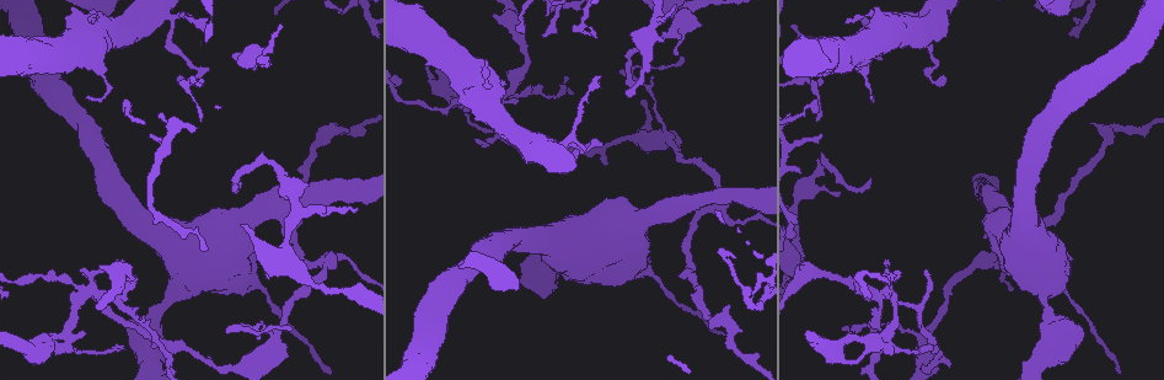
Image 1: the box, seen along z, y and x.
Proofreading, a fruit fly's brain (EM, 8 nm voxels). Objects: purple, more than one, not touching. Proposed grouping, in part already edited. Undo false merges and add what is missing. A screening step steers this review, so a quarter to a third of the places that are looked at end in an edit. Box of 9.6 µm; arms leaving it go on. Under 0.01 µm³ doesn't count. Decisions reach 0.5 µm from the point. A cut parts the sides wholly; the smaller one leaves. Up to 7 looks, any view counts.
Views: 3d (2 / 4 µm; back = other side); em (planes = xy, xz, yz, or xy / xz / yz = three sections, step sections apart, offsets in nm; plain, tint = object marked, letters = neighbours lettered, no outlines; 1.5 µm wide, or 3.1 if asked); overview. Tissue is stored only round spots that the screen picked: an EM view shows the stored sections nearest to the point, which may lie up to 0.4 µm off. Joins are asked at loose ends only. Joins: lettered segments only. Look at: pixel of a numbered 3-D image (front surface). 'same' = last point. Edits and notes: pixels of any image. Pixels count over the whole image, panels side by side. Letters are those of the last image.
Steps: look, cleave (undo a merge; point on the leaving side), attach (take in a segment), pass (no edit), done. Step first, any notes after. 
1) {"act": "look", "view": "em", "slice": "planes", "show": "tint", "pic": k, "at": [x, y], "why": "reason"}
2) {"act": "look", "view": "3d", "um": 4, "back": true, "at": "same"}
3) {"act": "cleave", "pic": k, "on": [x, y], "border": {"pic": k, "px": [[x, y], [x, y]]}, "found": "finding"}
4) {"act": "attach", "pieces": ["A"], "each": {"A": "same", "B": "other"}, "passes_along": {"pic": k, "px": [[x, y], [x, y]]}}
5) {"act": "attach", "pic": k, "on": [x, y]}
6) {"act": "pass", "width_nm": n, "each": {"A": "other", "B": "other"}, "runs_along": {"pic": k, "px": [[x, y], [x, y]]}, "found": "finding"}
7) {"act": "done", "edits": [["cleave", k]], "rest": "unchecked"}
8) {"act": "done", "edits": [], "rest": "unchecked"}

{"act": "look", "view": "3d", "um": 4, "pic": 1, "at": [891, 292], "why": "narrows sharply"}

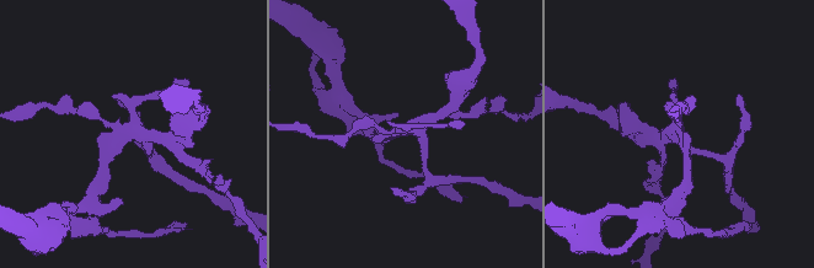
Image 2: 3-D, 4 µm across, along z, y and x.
{"act": "look", "view": "em", "slice": "planes", "show": "tint", "pic": 2, "at": [679, 137]}

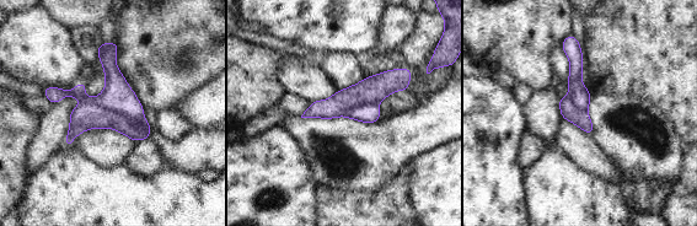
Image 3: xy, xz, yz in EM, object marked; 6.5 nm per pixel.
{"act": "look", "view": "em", "slice": "planes", "show": "letters", "at": "same"}

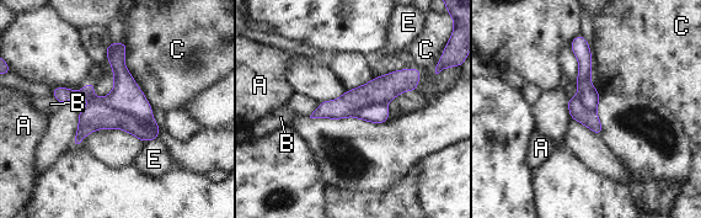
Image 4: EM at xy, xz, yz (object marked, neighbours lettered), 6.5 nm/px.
{"act": "cleave", "pic": 4, "on": [97, 115], "each": {"A": "other", "B": "other", "C": "other", "E": "other"}, "part_leaving": {"pic": 4, "px": [[416, 74], [315, 115]]}, "found": "two neurons meet here"}

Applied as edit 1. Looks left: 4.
{"act": "look", "view": "overview", "why": "redraw"}

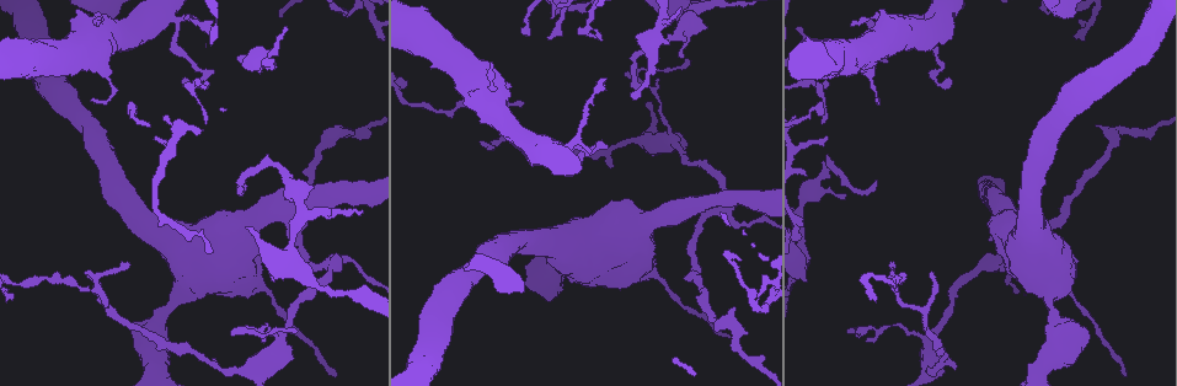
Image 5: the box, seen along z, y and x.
{"act": "look", "view": "em", "slice": "planes", "show": "letters", "pic": 5, "at": [821, 122], "why": "thin end"}

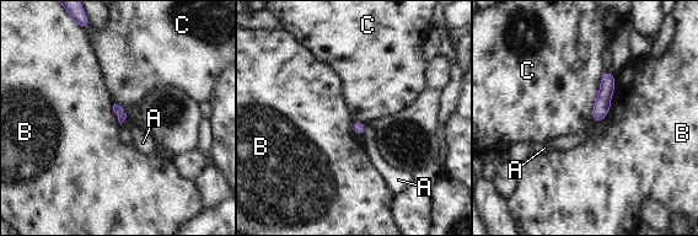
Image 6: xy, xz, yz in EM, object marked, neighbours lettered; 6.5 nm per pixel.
{"act": "pass", "width_nm": 60, "longest_contact_nm": ["C", 340], "each": {"A": "other", "B": "other", "C": "other"}, "found": "none of them fits"}

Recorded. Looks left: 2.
{"act": "look", "view": "em", "slice": "planes", "show": "letters", "pic": 5, "at": [884, 62]}

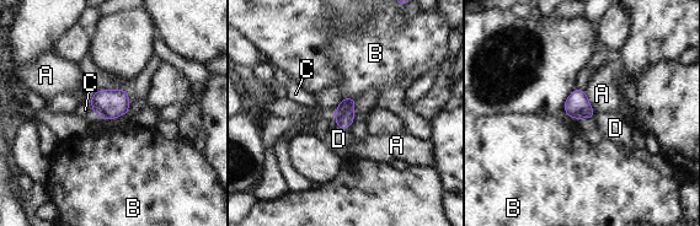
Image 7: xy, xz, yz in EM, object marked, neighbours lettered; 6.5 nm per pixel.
{"act": "attach", "pieces": ["D"], "longest_contact_nm": ["A", 170], "each": {"A": "other", "B": "other", "C": "other", "D": "same"}, "passes_along": {"pic": 7, "px": [[343, 114], [342, 128], [338, 139]]}, "found": "the neuron continues"}

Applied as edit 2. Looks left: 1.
{"act": "done", "edits": [["cleave", 4], ["attach", 7]], "rest": "unchecked"}

